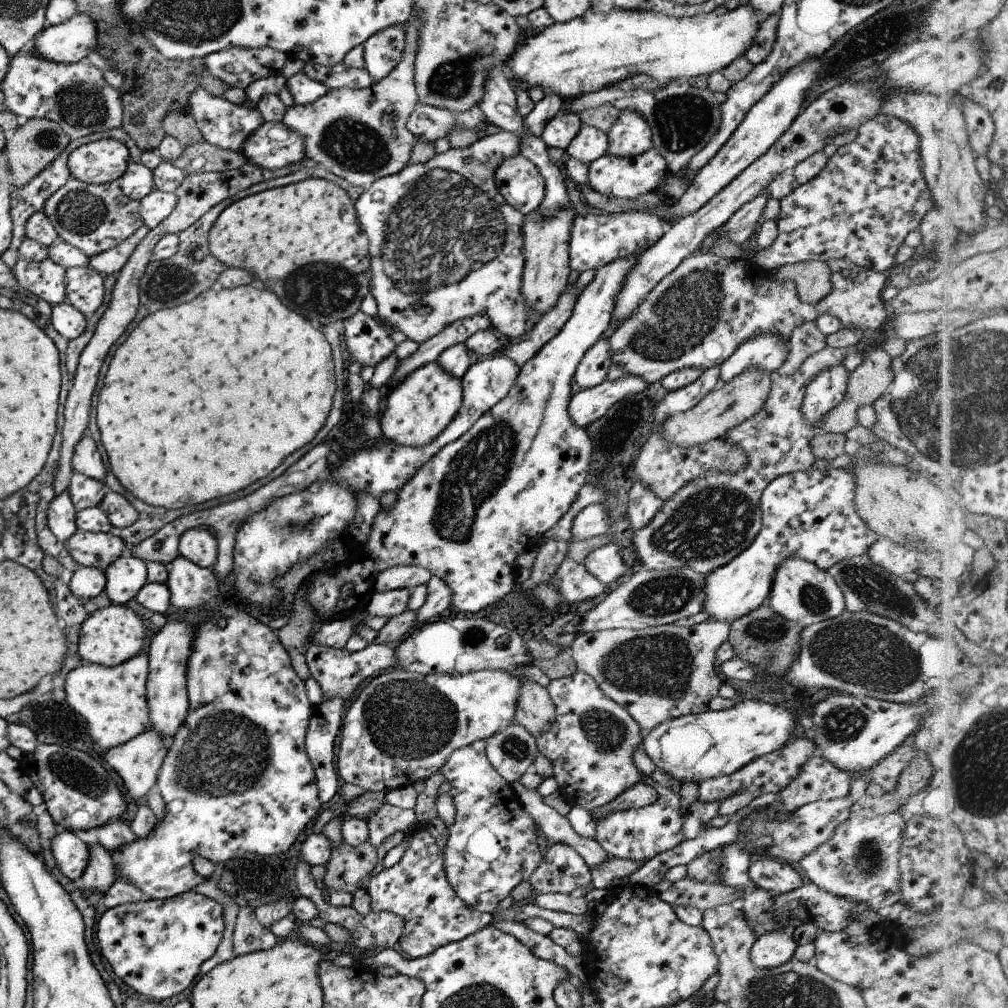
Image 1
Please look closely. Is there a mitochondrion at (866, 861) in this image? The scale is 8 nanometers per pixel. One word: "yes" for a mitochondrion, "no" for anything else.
yes

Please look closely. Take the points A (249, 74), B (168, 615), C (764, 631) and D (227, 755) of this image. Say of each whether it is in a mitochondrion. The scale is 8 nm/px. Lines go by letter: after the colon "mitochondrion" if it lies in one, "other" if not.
A: other
B: other
C: mitochondrion
D: mitochondrion

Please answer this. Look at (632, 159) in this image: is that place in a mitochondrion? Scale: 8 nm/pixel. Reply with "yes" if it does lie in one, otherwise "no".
no

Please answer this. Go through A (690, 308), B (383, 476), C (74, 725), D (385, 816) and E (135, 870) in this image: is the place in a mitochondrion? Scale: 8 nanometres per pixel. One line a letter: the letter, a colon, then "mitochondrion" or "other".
A: mitochondrion
B: other
C: other
D: other
E: other

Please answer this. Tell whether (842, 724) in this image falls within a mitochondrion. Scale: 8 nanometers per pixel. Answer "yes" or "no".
yes

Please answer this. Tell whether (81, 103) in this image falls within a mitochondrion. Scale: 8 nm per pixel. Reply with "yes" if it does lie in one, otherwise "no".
yes

